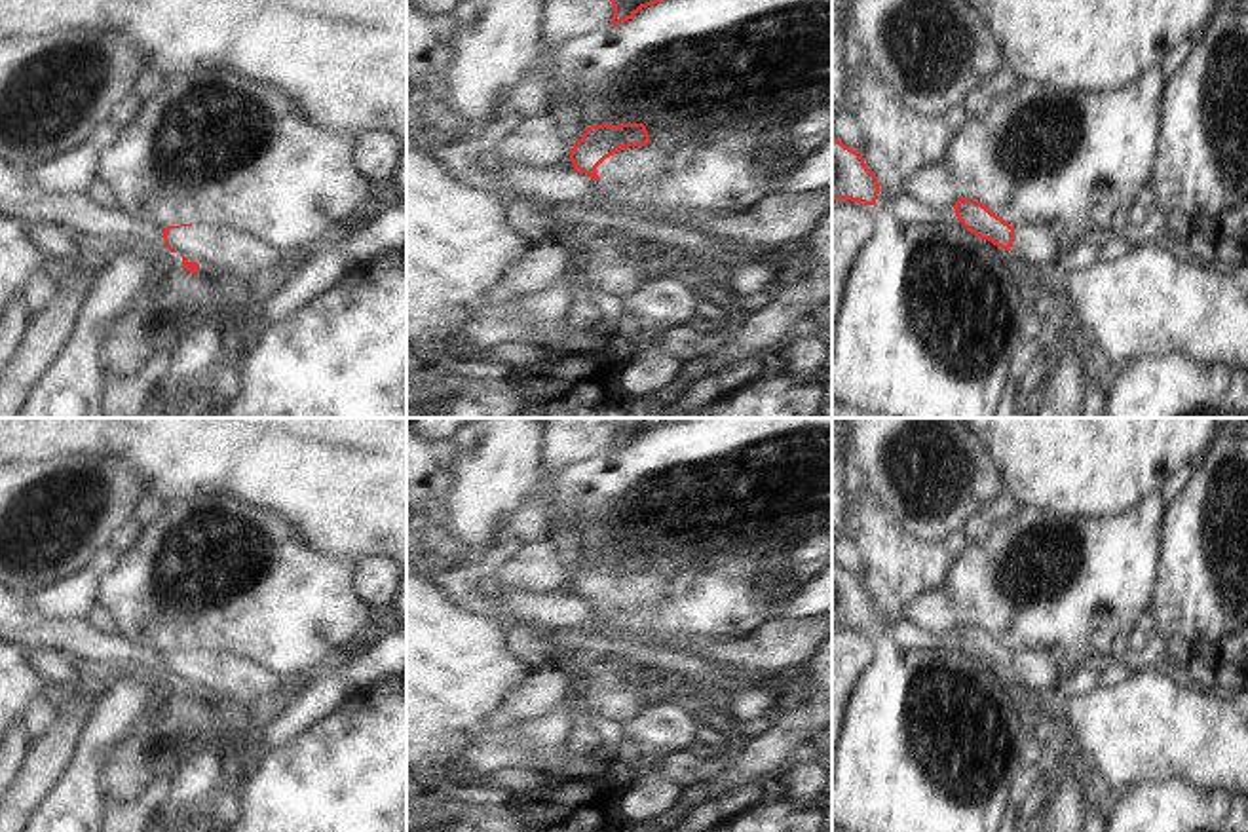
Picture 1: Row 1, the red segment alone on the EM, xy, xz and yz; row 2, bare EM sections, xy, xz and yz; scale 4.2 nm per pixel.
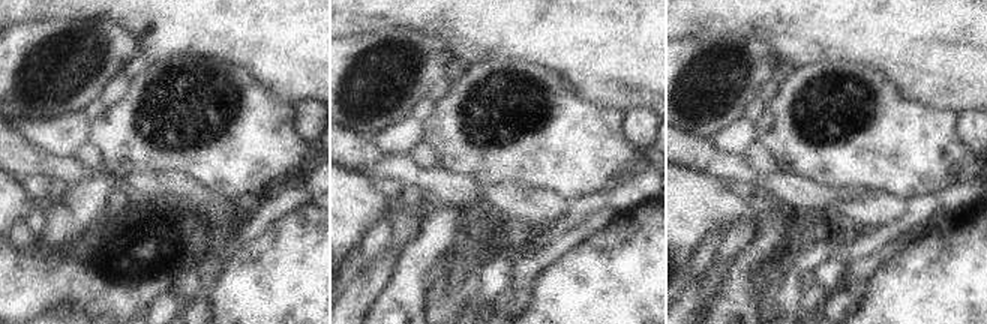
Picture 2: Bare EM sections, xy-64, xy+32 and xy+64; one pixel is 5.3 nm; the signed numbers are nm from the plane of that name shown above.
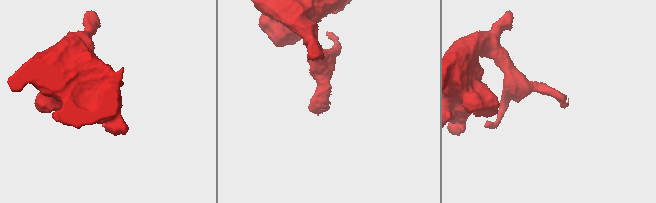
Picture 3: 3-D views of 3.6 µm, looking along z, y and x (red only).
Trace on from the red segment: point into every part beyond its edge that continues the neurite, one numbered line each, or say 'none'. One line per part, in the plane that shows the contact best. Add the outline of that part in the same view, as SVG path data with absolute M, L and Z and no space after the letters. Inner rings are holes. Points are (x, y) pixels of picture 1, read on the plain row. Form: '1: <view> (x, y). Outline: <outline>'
1: xz (637, 589). Outline: M655 570L621 574L606 583L596 600L600 606L617 606L619 610L646 610L665 596L667 579Z

